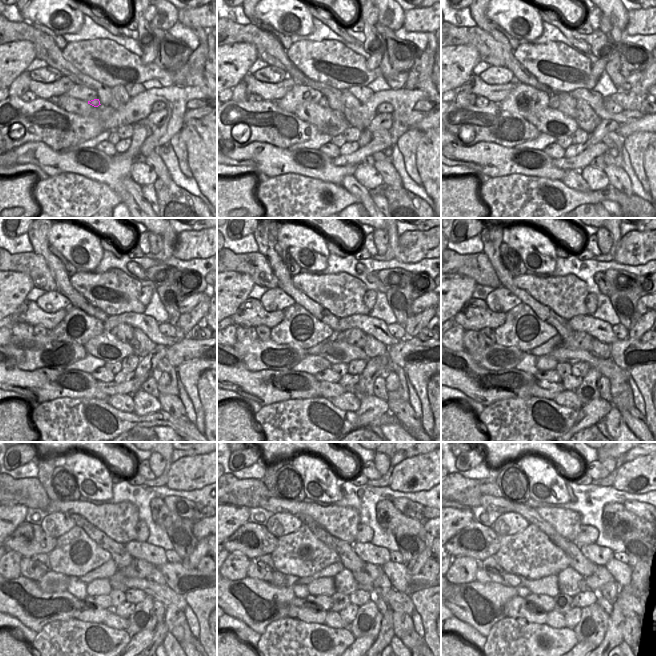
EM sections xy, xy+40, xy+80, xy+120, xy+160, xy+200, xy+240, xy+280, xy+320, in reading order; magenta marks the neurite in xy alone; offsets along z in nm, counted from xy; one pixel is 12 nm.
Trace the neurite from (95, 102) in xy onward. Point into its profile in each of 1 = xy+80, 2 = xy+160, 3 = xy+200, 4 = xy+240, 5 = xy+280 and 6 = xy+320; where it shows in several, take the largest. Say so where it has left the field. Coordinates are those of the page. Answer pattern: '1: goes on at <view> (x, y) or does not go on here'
1: goes on at xy+80 (553, 97)
2: goes on at xy+160 (377, 328)
3: goes on at xy+200 (602, 331)
4: goes on at xy+240 (152, 554)
5: goes on at xy+280 (367, 552)
6: goes on at xy+320 (598, 555)

